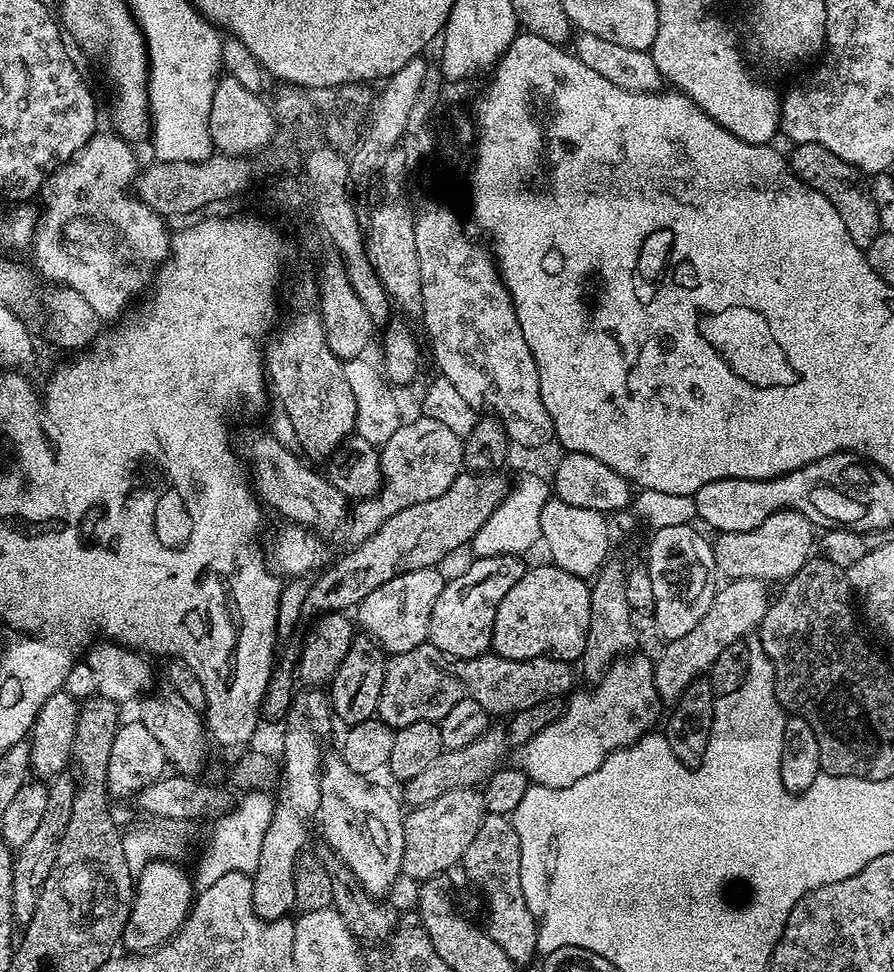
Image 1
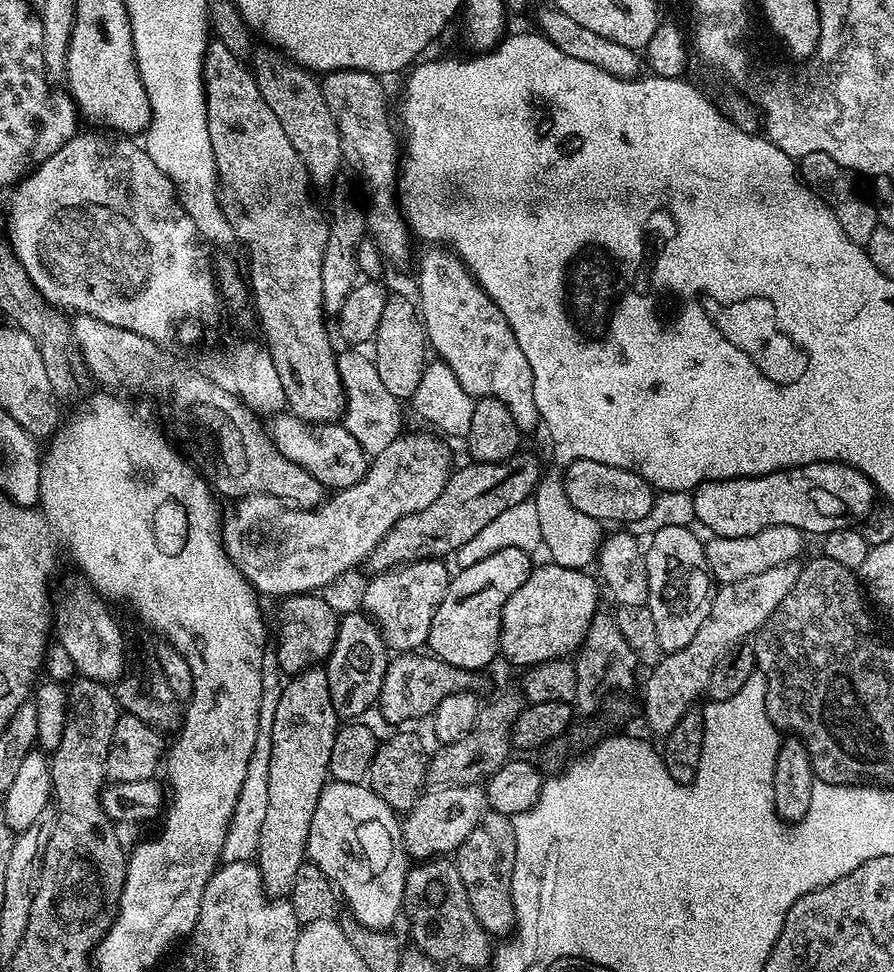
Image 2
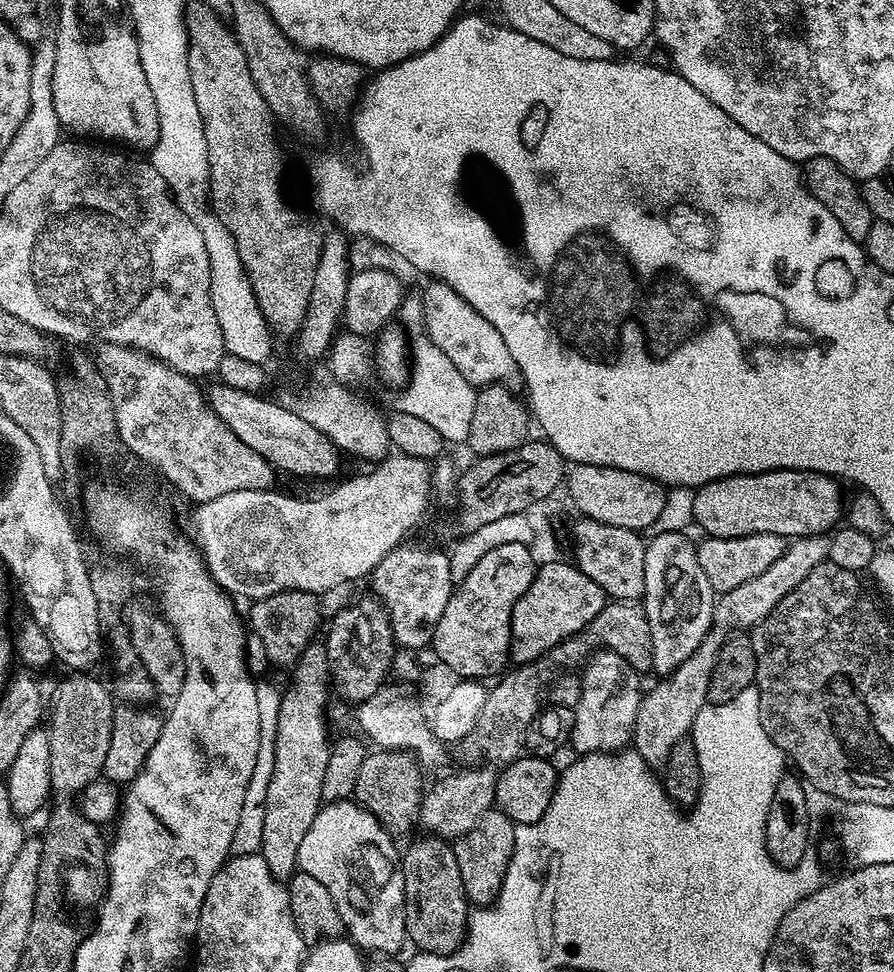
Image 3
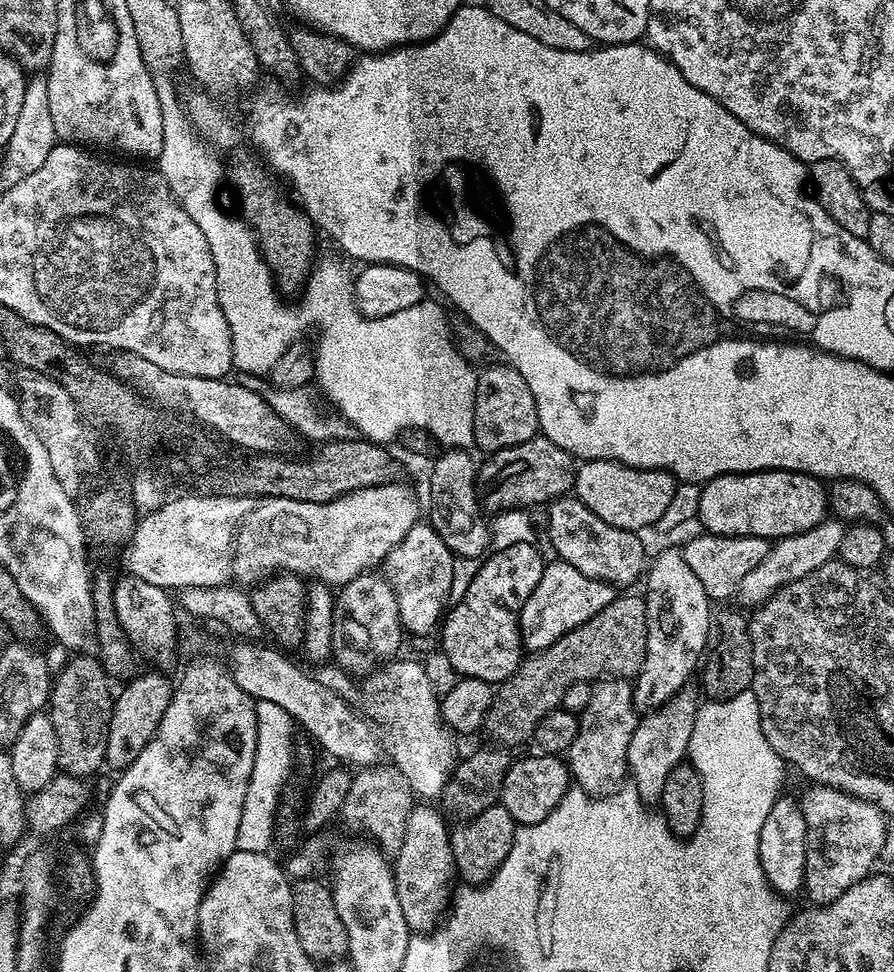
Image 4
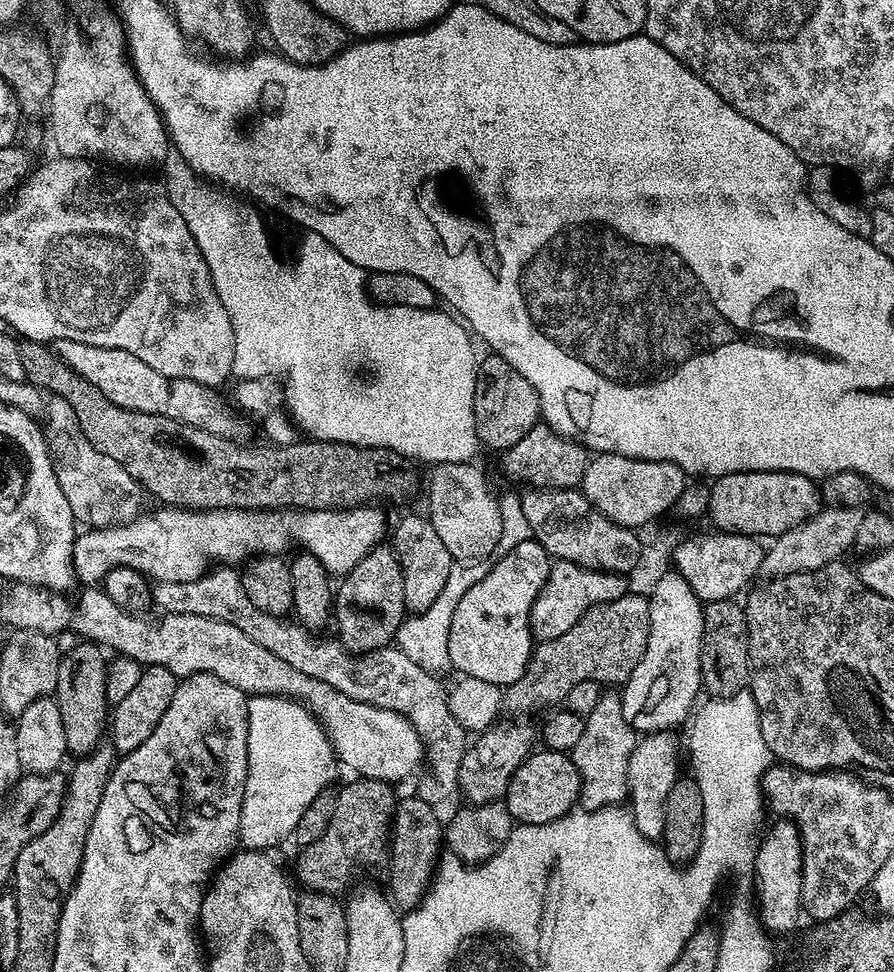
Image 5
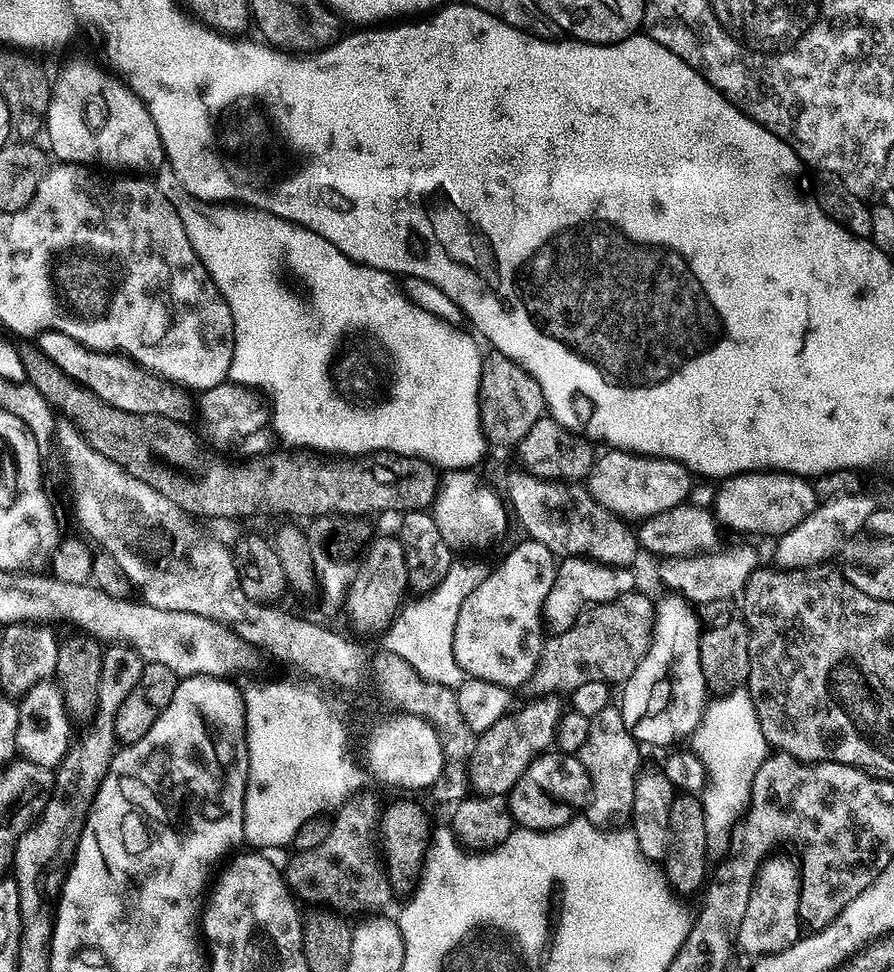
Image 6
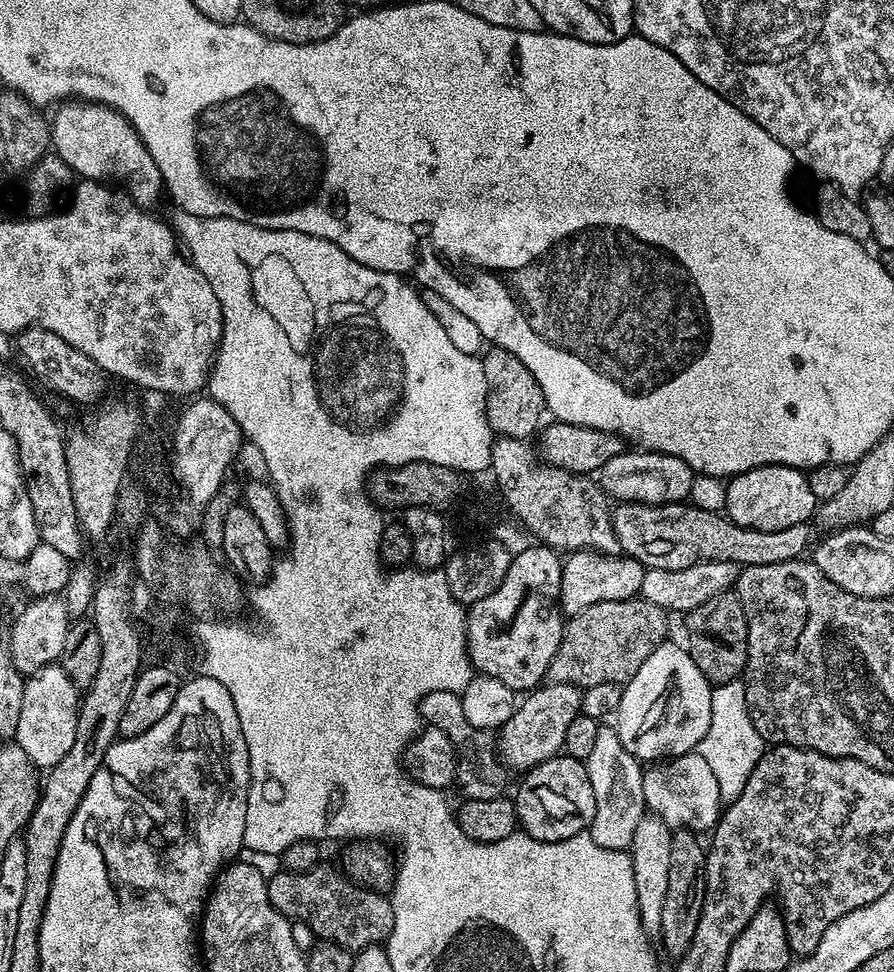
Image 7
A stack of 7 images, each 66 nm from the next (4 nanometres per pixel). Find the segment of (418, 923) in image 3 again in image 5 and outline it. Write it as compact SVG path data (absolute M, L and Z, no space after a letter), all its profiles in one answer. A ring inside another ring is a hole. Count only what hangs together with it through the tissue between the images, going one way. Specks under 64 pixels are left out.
M412 794L412 797L397 803L390 822L390 898L404 912L416 908L423 901L432 877L435 876L436 865L442 852L444 828L438 820L437 809L424 799Z

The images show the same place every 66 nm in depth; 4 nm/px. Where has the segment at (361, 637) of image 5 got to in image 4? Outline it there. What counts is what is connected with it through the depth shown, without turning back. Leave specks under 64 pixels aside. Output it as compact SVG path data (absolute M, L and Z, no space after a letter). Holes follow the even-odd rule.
M369 570L355 576L335 593L331 659L343 672L360 678L380 667L399 653L396 651L400 648L400 636L398 598L394 598L390 582L379 571Z

